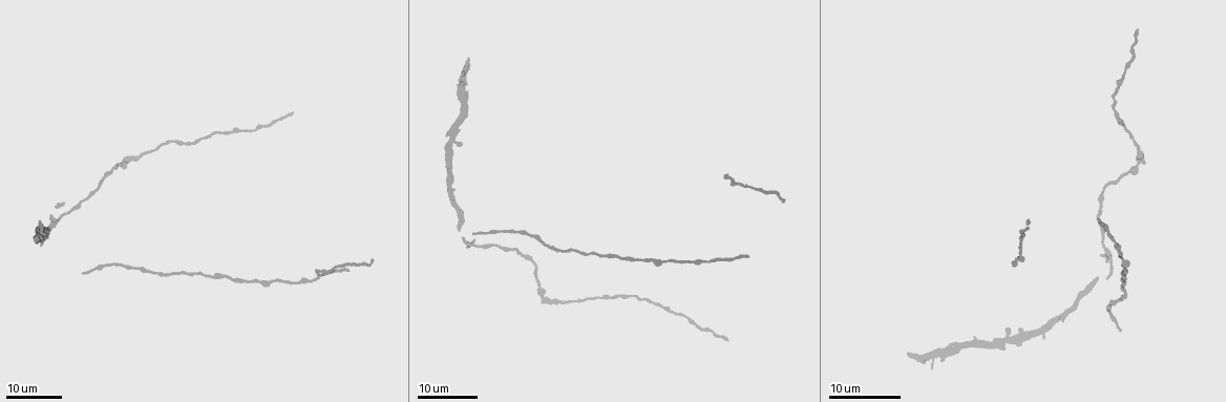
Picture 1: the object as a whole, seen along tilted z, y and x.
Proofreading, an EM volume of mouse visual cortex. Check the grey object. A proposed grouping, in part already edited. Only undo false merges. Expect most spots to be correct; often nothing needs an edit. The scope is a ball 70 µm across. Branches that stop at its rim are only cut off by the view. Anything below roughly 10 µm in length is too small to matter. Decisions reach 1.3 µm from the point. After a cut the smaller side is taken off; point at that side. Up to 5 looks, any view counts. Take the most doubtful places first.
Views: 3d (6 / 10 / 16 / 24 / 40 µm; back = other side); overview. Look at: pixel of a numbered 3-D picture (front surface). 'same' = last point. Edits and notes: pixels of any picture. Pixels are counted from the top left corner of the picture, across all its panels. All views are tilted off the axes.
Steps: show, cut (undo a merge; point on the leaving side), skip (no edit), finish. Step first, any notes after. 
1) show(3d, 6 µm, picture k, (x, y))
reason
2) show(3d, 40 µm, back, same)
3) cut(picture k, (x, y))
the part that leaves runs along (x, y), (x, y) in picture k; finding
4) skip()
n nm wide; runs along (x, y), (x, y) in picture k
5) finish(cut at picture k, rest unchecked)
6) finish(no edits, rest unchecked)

show(3d, 24 µm, picture 1, (267, 282))
sudden change in width

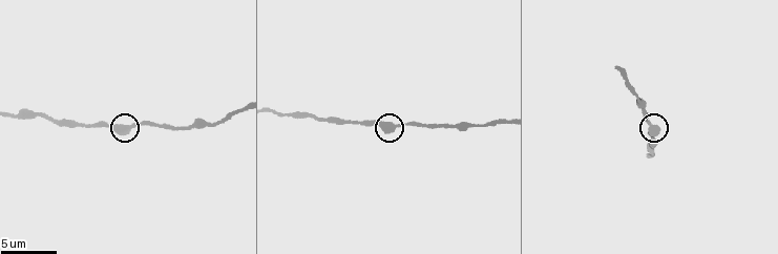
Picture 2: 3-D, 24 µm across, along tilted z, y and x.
show(3d, 6 µm, picture 2, (129, 126))

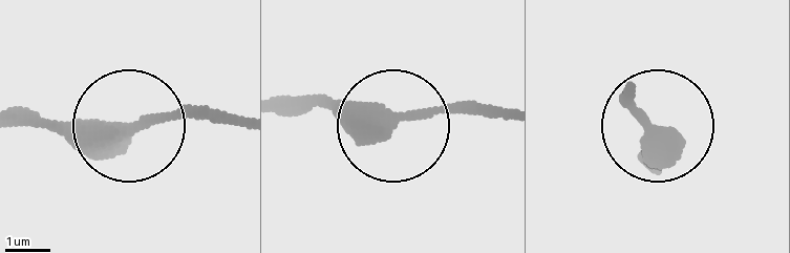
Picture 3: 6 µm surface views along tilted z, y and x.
show(3d, 6 µm, back, picture 3, (393, 120))
from behind

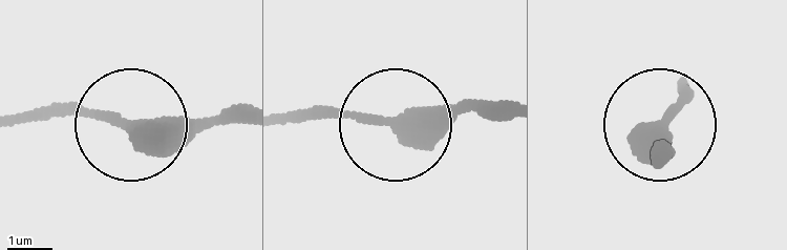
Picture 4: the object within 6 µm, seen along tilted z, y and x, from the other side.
skip()
370 nm wide; runs along (509, 103), (378, 124), (312, 108), (282, 117) in picture 4; continuous, no second neuron

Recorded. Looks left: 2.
show(3d, 16 µm, picture 1, (172, 140))
calibre changes

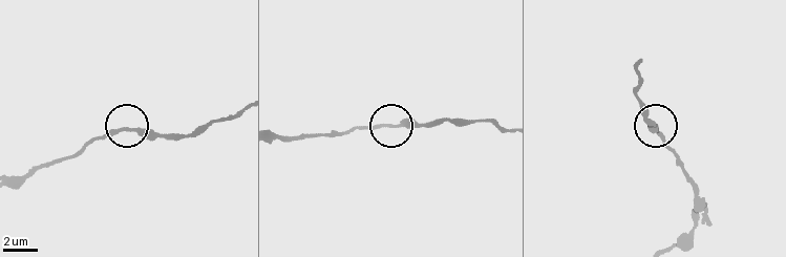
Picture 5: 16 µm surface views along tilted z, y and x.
show(3d, 6 µm, picture 5, (390, 128))
closer look

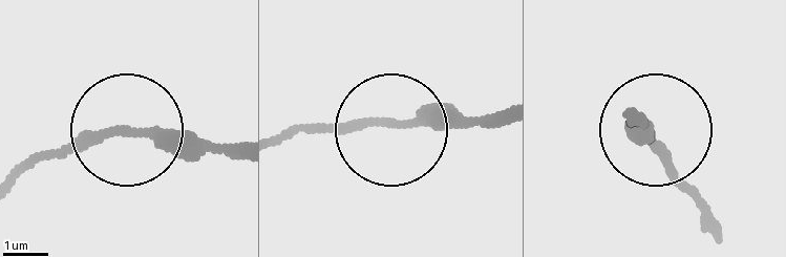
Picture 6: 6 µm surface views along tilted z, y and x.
skip()
runs along (280, 136), (501, 118) in picture 6; one neuron here

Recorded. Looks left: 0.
finish(no edits, rest unchecked)

